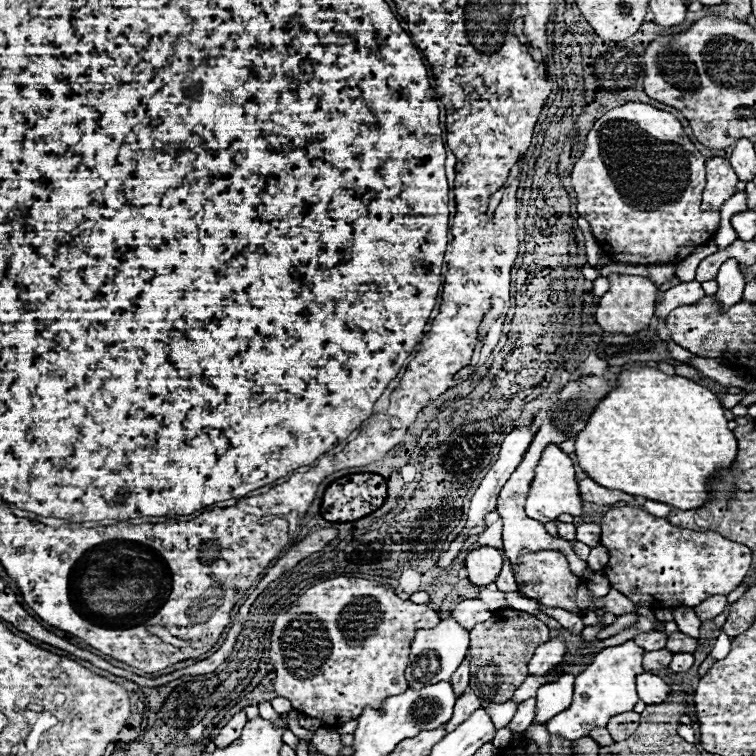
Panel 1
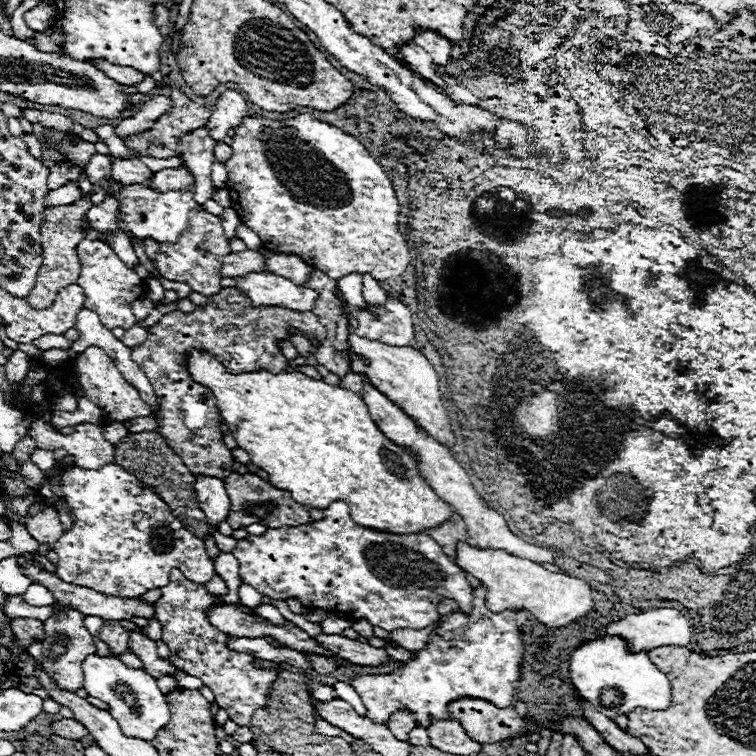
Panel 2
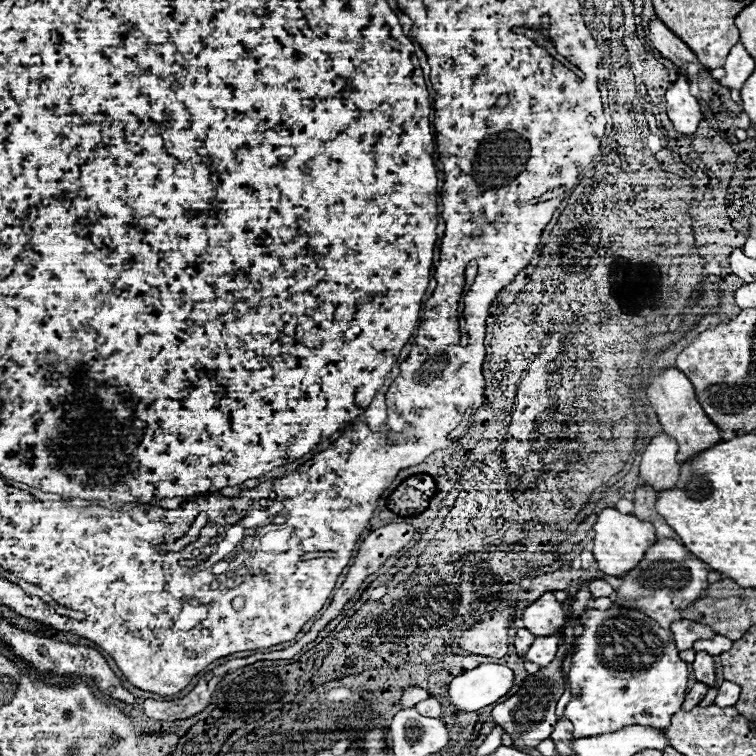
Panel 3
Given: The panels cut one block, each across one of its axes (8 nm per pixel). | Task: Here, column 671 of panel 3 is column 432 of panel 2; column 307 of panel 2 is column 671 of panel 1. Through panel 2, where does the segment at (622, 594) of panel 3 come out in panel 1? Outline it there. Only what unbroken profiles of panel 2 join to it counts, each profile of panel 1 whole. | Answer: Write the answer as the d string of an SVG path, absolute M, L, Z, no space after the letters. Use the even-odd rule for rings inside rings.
M632 506L612 508L602 518L600 526L602 526L600 542L604 544L604 548L610 554L610 562L606 564L604 574L608 576L612 588L616 588L624 596L628 596L632 602L644 602L656 610L674 608L674 606L690 606L692 608L710 596L716 596L716 594L728 596L736 586L742 584L742 580L746 578L746 572L750 568L750 562L752 562L752 550L744 544L732 542L712 530L708 530L708 544L698 544L700 542L698 532L672 526L668 520L656 518L642 508L632 508ZM642 532L648 540L652 540L656 544L642 544Z

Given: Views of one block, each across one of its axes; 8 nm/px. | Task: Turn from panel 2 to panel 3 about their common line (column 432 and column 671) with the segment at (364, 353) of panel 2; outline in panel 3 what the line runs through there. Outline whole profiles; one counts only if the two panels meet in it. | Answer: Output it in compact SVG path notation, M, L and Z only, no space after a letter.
M670 368L670 370L664 370L662 374L654 376L646 394L648 394L652 408L658 414L662 430L678 442L678 462L680 464L684 464L684 460L688 460L688 456L696 456L696 452L704 452L704 448L712 448L712 444L718 444L722 440L720 430L706 416L700 402L696 400L692 382L678 368Z

